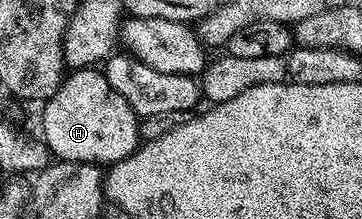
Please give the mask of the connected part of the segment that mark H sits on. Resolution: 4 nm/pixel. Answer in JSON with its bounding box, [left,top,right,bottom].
[41,69,140,165]

